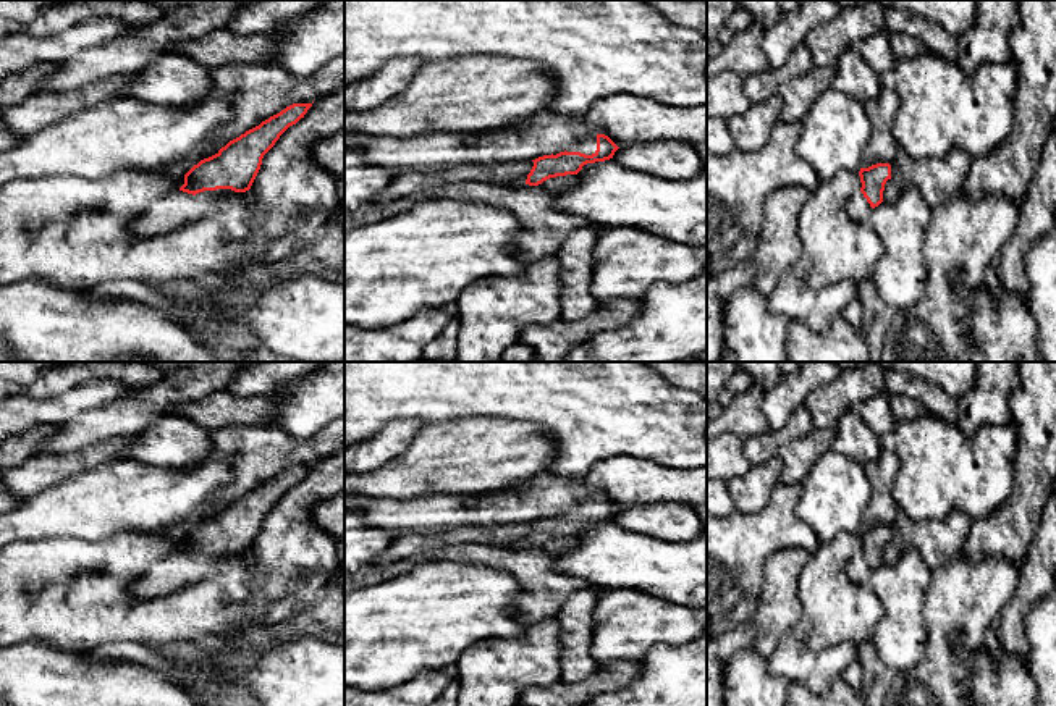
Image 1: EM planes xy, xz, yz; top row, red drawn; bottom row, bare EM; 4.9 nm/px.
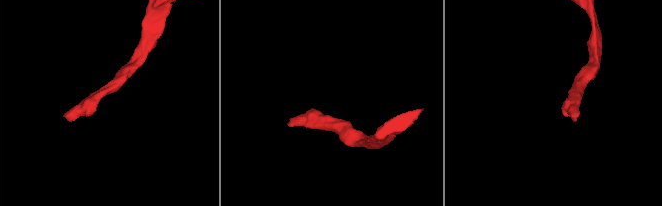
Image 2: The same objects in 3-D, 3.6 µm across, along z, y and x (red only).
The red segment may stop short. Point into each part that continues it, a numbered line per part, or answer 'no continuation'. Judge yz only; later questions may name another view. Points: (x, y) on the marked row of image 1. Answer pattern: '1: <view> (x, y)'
1: yz (859, 209)

